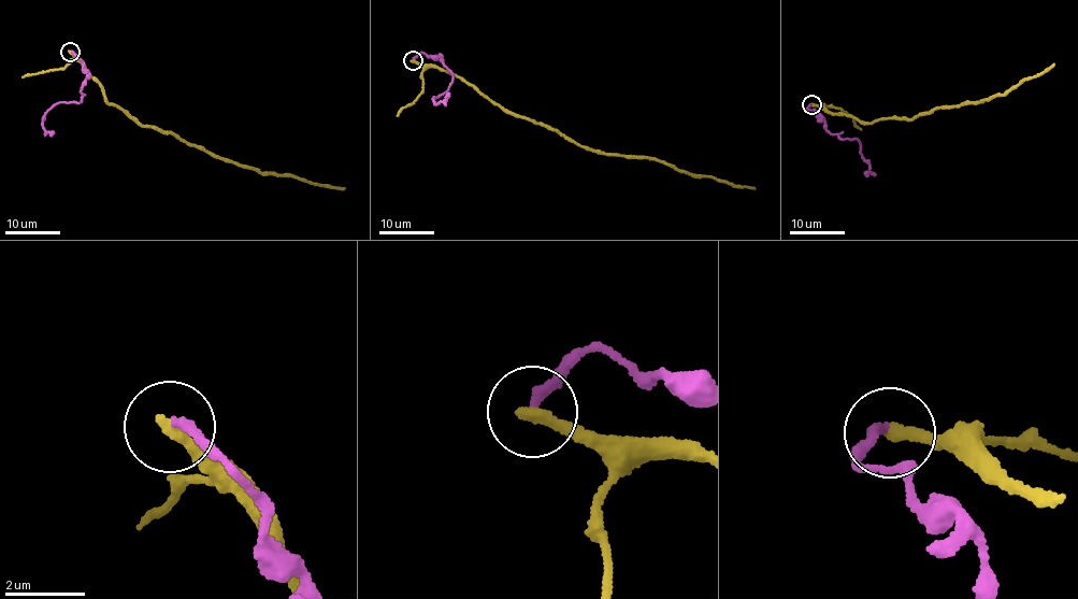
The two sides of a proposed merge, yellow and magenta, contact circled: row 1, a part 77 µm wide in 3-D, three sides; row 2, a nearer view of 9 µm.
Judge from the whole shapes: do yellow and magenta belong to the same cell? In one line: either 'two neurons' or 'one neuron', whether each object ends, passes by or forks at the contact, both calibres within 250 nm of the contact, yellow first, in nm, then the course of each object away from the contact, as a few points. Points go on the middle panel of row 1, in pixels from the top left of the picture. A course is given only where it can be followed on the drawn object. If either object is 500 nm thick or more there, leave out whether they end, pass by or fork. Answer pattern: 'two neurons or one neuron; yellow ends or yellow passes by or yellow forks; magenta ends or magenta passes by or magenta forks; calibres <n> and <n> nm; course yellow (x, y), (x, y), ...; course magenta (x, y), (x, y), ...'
two neurons; yellow ends; magenta ends; calibres 320 and 260 nm; course yellow (413, 61), (456, 75), (504, 109), (560, 132), (578, 144), (605, 154), (662, 161), (689, 173), (755, 188); course magenta (413, 60), (420, 52), (442, 59), (451, 72), (453, 82), (433, 100), (436, 104), (442, 102), (449, 93)

